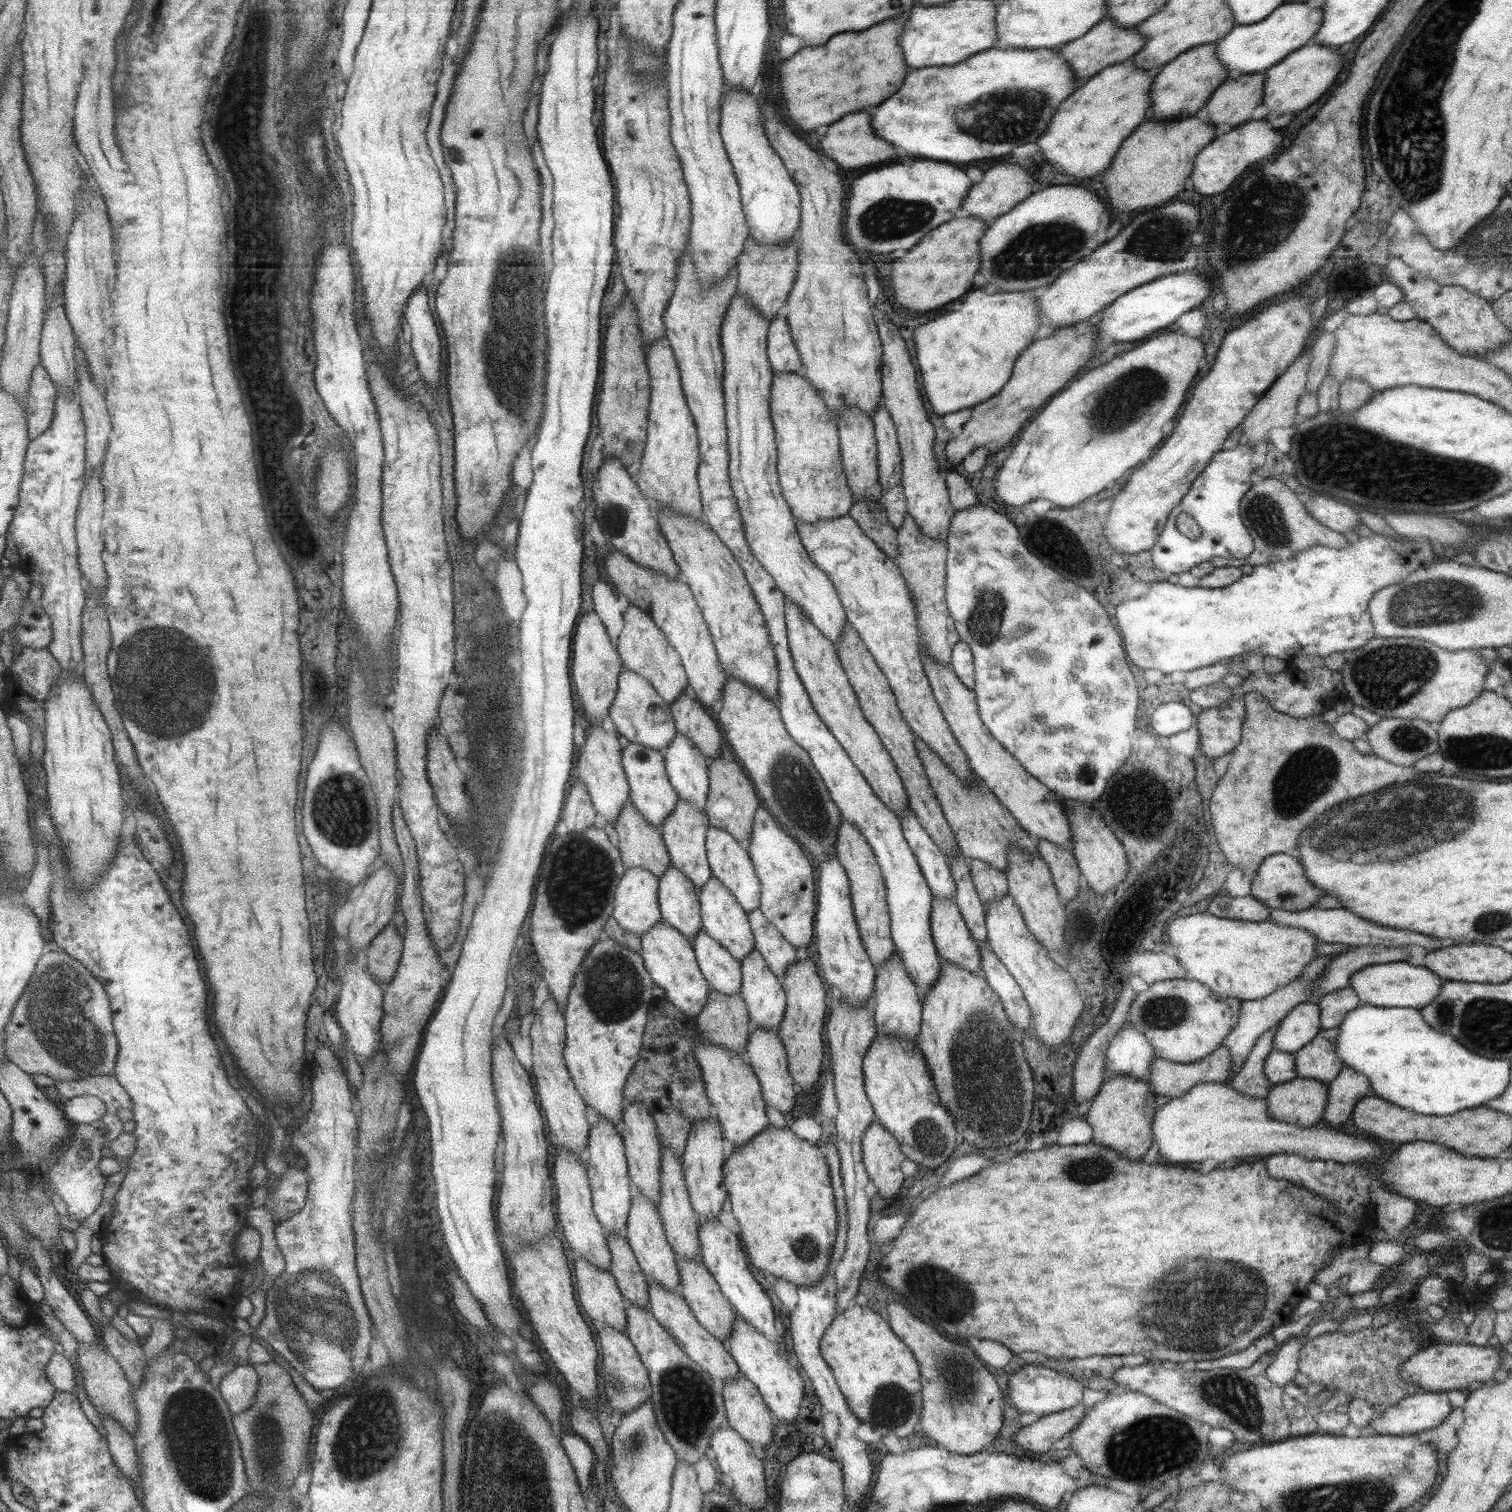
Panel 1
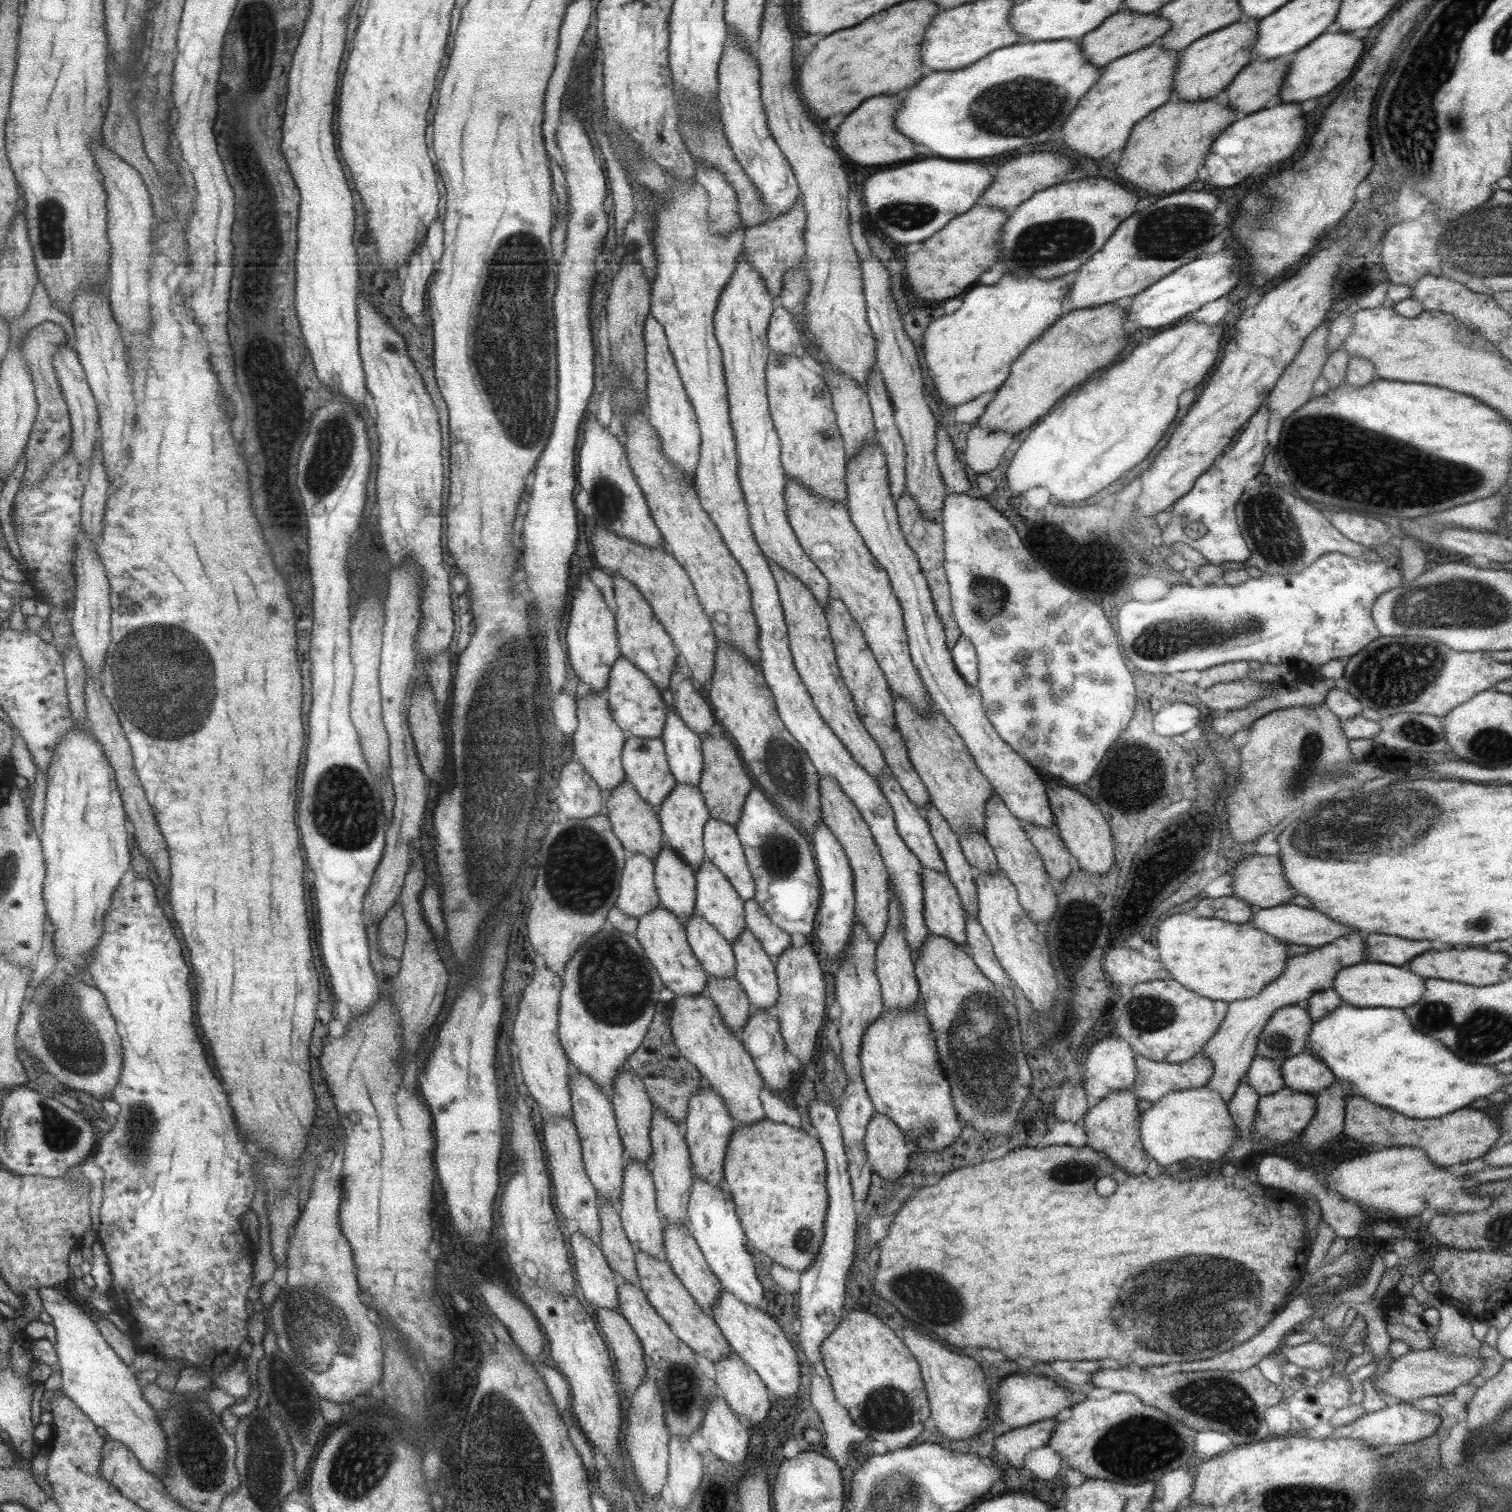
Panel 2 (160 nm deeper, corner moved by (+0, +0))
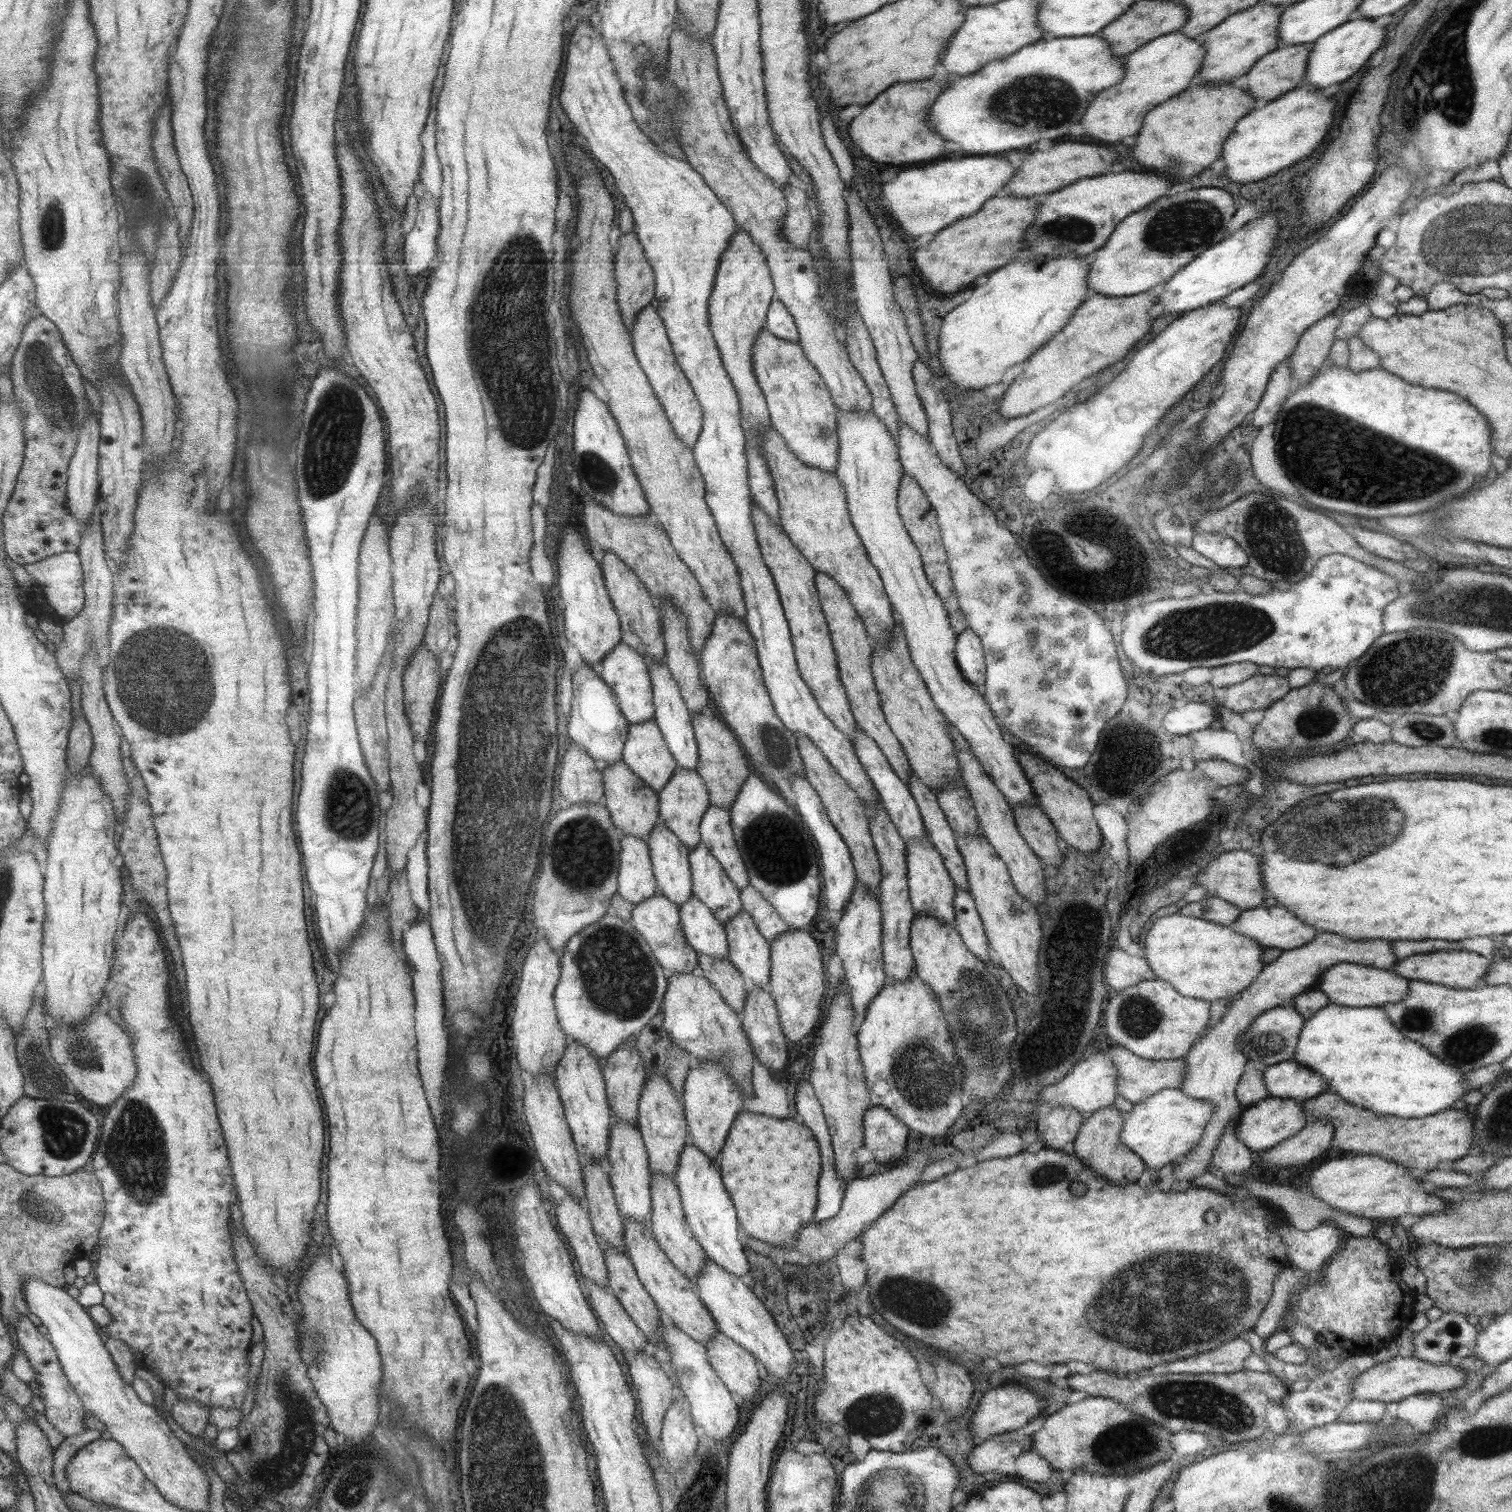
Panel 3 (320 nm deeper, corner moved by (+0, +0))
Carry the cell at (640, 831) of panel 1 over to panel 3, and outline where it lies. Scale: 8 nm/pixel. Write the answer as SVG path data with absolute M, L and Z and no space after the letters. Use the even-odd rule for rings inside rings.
M622 758L605 765L601 774L604 789L602 804L609 812L612 823L623 831L623 835L636 836L635 838L641 838L646 842L649 838L649 831L659 820L658 794L653 792L645 782L634 776Z

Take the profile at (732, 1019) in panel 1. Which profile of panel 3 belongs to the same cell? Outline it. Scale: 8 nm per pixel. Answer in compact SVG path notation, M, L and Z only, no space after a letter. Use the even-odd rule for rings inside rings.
M696 953L698 966L703 976L717 989L721 998L735 1012L743 1010L748 983L740 975L740 972L729 962L727 957L713 957Z

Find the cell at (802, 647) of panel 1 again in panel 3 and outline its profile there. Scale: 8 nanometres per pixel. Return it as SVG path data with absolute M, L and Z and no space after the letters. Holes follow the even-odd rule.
M753 500L750 506L750 517L763 562L772 574L778 599L788 622L799 674L815 697L821 712L837 730L851 738L857 726L849 710L846 692L839 678L836 654L818 601L818 592L814 583L814 574L817 570L793 546L785 531L778 527L764 510L753 503Z

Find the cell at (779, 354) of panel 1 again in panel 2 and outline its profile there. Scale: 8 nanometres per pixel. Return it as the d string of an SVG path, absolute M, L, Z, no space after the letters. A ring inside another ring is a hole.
M775 305L766 331L768 347L784 355L803 356L805 354L803 335L794 323L792 315Z

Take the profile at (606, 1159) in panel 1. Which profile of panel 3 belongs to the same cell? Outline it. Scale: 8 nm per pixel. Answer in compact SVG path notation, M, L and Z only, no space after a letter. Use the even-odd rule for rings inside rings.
M567 1038L561 1060L554 1068L554 1085L563 1105L564 1117L580 1159L595 1161L606 1157L606 1142L611 1122L610 1106L606 1097L606 1086L601 1072L601 1063L585 1045Z

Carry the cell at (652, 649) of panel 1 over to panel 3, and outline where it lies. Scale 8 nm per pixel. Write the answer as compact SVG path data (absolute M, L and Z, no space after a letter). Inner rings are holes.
M611 551L602 553L600 567L611 604L618 614L621 641L628 644L635 652L645 658L646 664L651 660L659 660L665 654L664 640L660 623L660 609L645 585L637 579L630 568Z

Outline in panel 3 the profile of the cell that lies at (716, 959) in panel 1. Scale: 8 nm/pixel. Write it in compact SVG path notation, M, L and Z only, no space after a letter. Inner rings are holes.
M691 894L678 907L678 914L687 944L693 950L714 959L726 957L728 951L726 934L723 925L711 914L710 908Z

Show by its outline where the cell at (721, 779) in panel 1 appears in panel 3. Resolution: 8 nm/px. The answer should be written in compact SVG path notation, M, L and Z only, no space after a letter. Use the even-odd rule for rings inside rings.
M709 712L695 713L691 716L694 739L697 743L697 764L694 768L699 774L711 806L728 809L733 804L741 784L752 771L749 760L736 736L729 727Z

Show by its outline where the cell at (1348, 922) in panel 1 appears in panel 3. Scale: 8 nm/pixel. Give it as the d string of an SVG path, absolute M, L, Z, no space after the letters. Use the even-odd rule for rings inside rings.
M1277 905L1242 909L1239 916L1237 916L1237 920L1229 928L1237 934L1242 934L1256 940L1264 948L1278 948L1282 951L1297 948L1315 936L1315 930L1313 928L1299 923L1286 908Z

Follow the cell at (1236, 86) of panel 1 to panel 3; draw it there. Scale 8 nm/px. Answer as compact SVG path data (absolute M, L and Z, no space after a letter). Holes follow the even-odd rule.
M1311 44L1278 46L1262 56L1246 72L1247 91L1255 100L1273 100L1303 84Z

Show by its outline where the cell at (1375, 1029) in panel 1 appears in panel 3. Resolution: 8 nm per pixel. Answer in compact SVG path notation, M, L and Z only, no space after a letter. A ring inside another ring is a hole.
M1329 1003L1303 1021L1291 1058L1324 1076L1329 1092L1375 1114L1412 1119L1447 1109L1469 1092L1461 1071L1429 1056L1421 1044L1407 1040L1379 1007L1353 1008Z

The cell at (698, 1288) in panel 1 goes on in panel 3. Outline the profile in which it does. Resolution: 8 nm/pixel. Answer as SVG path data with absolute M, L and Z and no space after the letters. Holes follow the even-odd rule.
M653 1173L650 1176L650 1217L649 1229L653 1238L665 1256L685 1278L693 1281L705 1266L706 1254L695 1240L684 1217L680 1194L672 1178L663 1173Z

